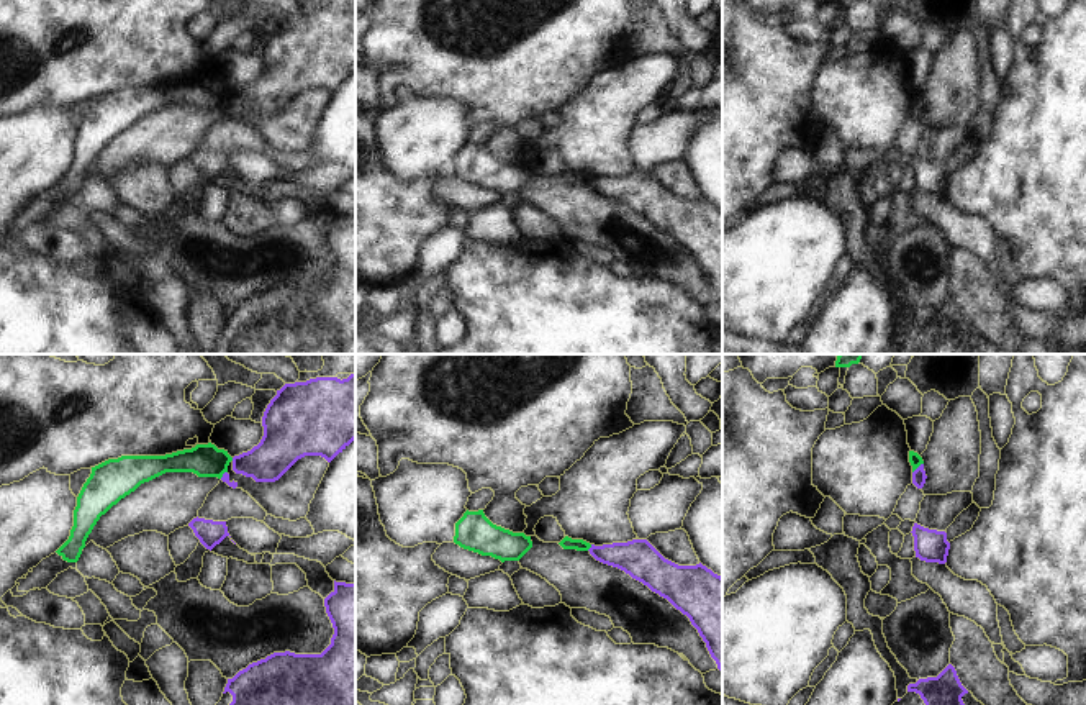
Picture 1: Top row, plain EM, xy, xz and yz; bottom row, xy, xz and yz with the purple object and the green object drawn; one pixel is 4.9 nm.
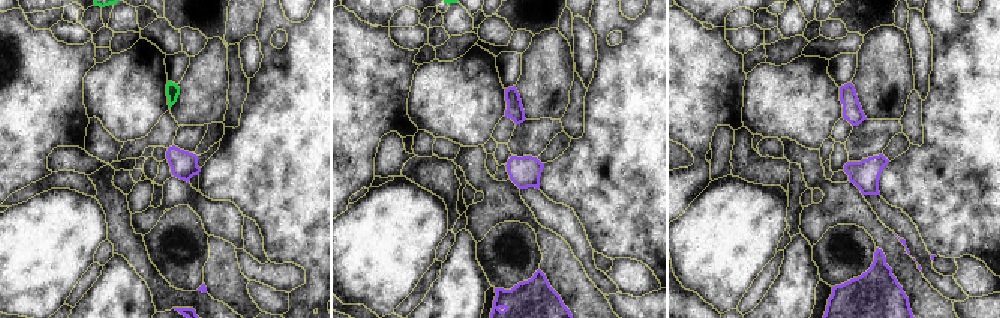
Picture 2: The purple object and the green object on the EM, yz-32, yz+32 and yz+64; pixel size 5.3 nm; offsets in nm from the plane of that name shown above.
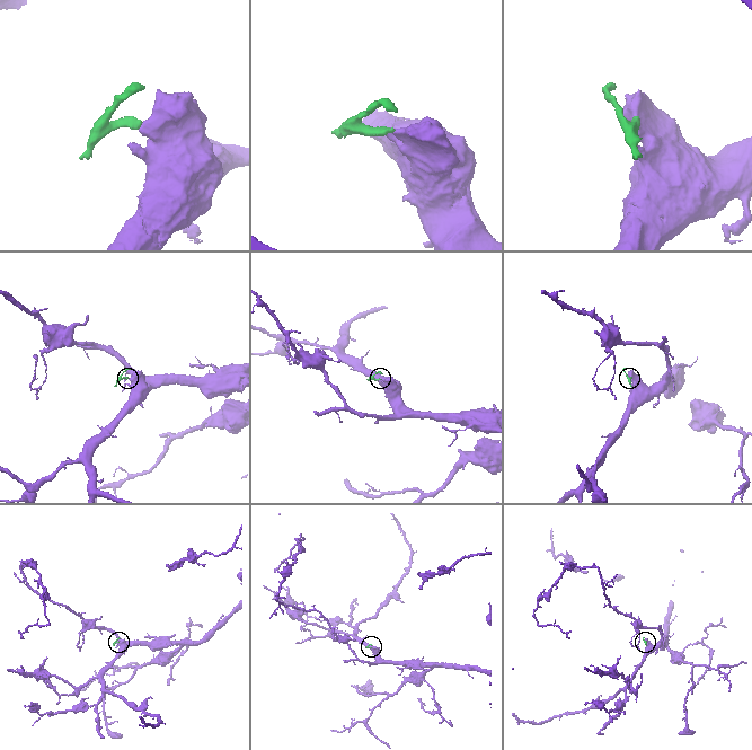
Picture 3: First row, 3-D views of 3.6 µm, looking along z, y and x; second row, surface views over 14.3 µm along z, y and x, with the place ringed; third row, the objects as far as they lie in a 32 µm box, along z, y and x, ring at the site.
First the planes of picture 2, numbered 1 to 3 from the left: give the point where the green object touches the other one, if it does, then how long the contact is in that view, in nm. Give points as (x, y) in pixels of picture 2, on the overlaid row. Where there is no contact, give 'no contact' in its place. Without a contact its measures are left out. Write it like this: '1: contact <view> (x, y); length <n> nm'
1: no contact
2: no contact
3: no contact

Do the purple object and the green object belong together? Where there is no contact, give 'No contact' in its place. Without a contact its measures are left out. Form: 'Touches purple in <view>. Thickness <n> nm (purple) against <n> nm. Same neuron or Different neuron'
Touches purple in yz. Thickness 70 nm (purple) against 60 nm. Different neuron.

